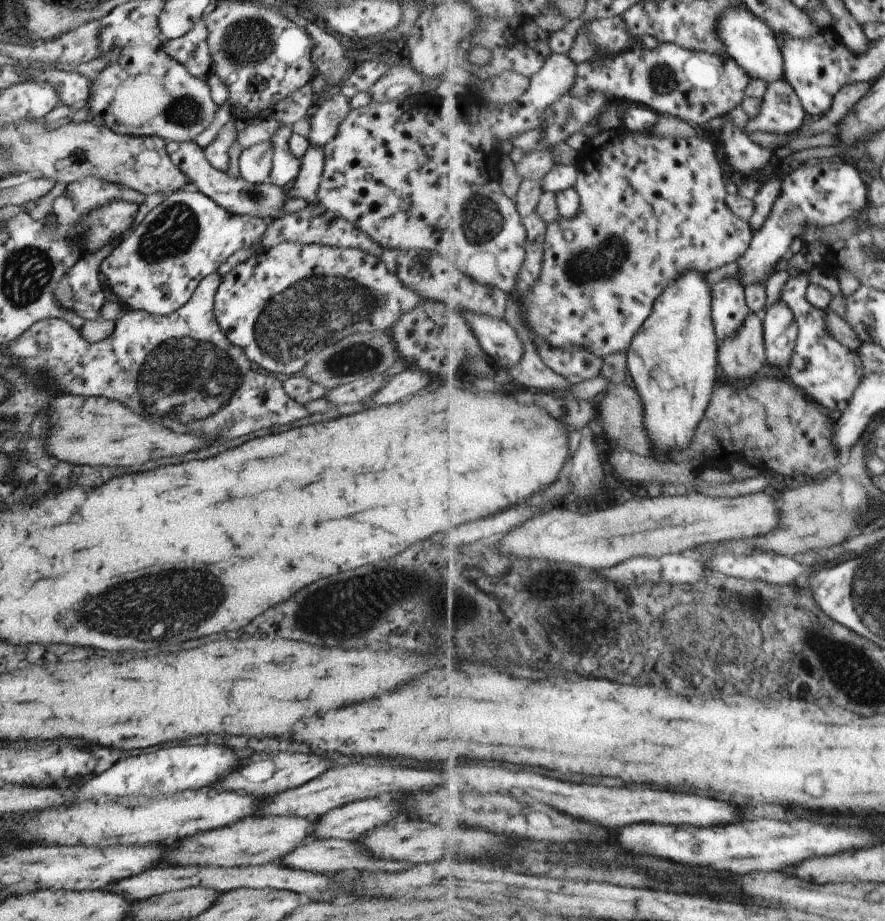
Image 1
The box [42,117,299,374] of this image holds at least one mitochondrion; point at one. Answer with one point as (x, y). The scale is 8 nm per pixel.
(172, 234)

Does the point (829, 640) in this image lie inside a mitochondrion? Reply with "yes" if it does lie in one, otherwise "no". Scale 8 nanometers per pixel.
yes

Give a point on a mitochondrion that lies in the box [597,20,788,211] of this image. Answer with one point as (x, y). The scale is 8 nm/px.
(664, 79)

